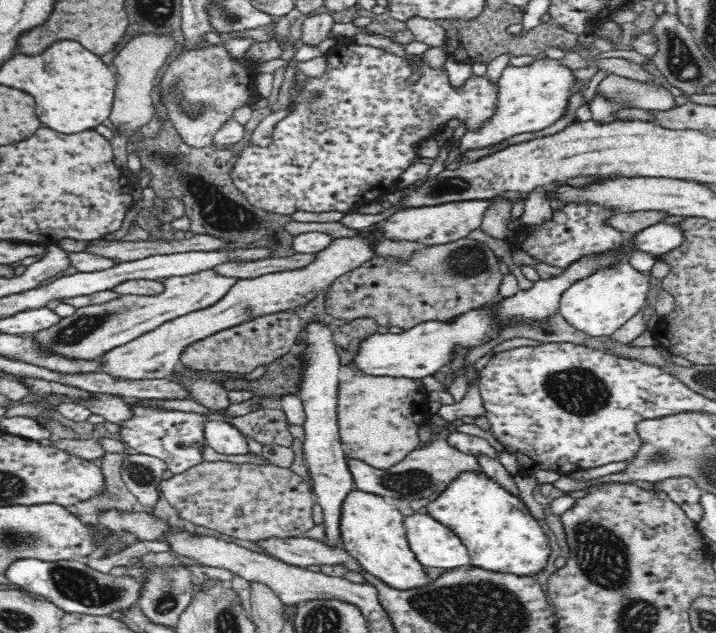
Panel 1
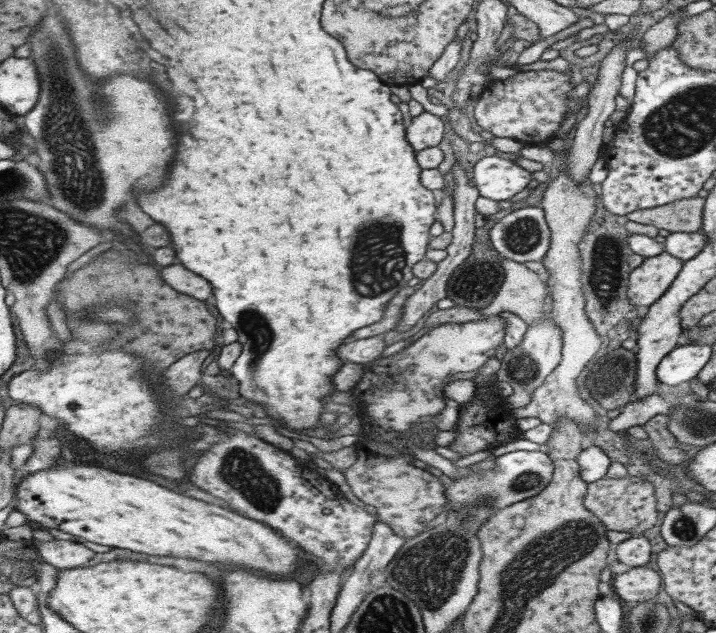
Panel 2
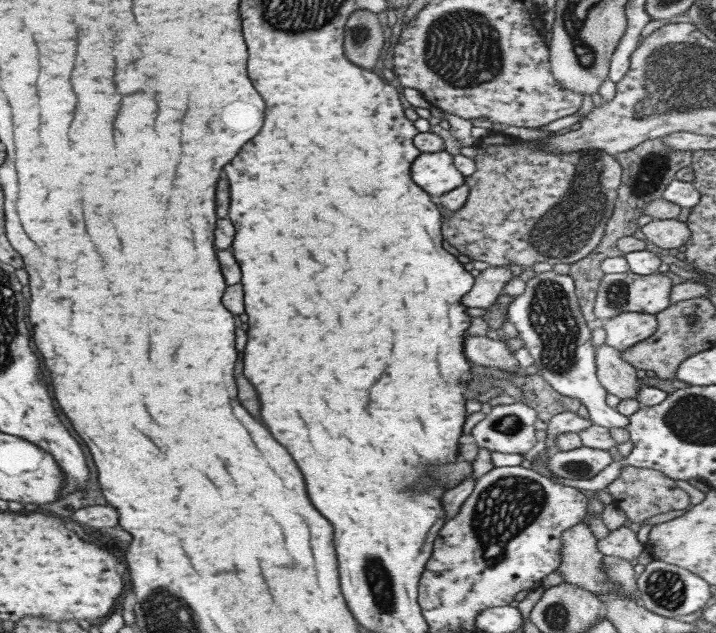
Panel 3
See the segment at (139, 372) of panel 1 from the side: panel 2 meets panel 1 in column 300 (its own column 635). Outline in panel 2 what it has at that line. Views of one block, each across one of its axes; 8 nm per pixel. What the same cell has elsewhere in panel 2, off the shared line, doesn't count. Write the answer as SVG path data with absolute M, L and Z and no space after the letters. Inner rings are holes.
M664 250L645 258L640 266L631 269L627 297L634 306L650 306L664 296L682 270L683 263Z

